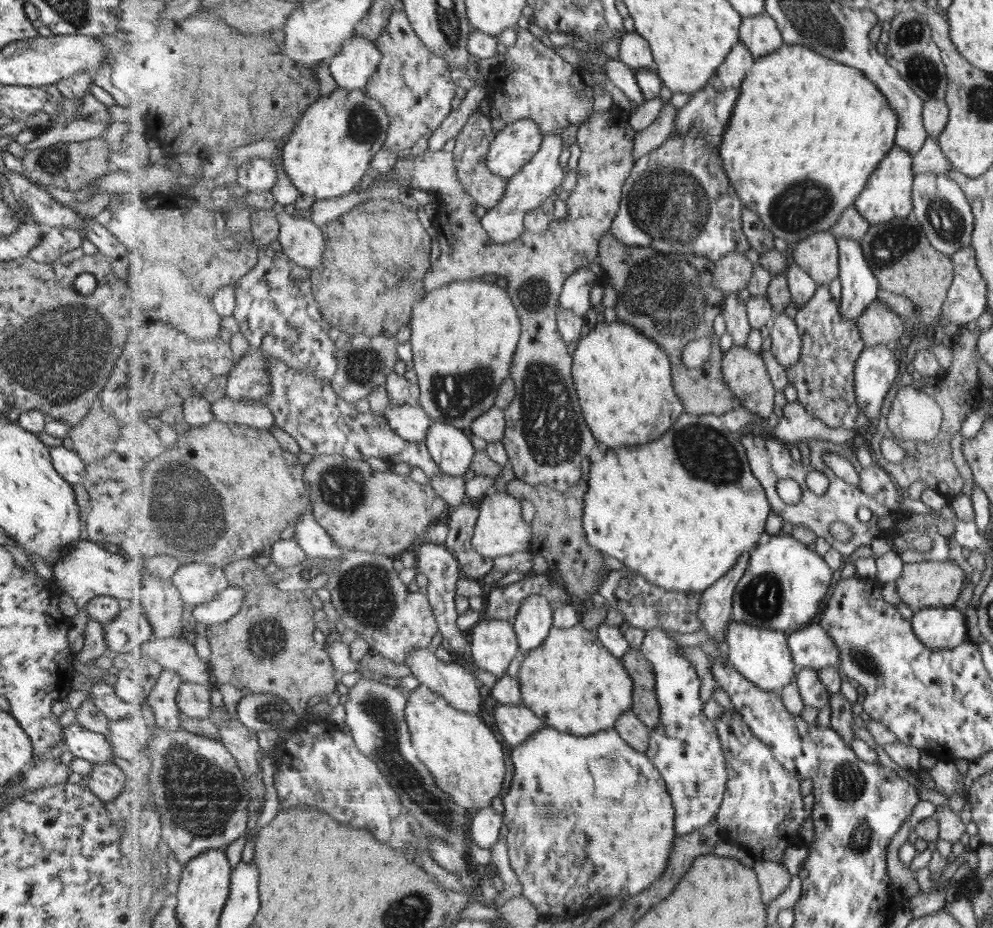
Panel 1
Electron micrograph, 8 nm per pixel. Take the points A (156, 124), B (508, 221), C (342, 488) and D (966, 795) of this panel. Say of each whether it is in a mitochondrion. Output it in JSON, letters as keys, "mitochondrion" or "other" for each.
{"A":"other","B":"other","C":"mitochondrion","D":"other"}

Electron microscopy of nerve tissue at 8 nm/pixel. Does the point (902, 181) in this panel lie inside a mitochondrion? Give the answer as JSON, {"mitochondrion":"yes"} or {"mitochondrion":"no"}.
{"mitochondrion":"no"}

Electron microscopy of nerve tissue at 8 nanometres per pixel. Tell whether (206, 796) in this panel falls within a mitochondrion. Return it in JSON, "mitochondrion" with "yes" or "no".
{"mitochondrion":"yes"}

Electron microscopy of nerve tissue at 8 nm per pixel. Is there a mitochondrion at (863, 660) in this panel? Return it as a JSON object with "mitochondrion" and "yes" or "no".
{"mitochondrion":"yes"}

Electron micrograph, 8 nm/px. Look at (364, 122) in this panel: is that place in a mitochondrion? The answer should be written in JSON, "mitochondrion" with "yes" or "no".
{"mitochondrion":"yes"}

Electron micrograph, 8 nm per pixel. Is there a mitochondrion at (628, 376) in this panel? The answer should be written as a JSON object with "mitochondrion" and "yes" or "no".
{"mitochondrion":"no"}

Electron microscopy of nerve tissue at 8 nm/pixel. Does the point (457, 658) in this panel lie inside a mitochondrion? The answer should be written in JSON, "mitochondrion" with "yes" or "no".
{"mitochondrion":"no"}

